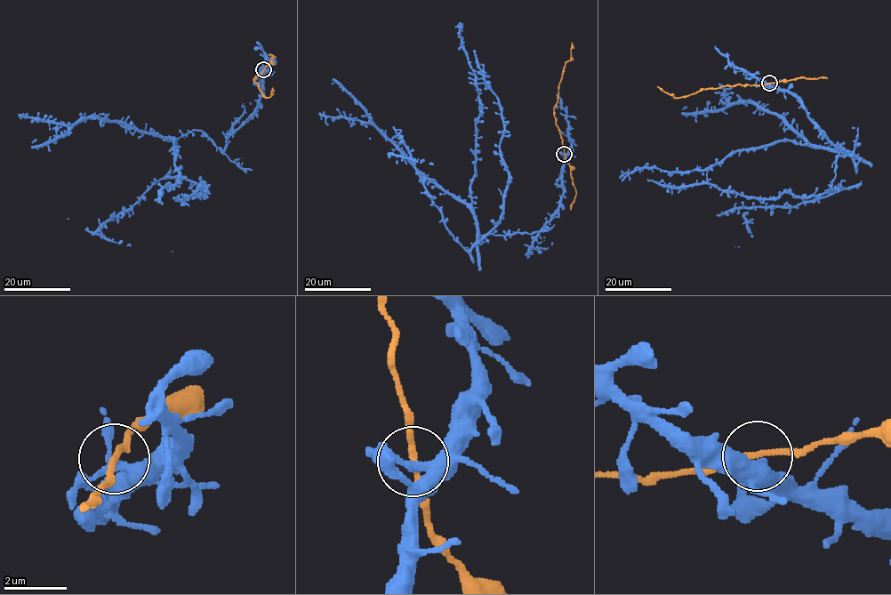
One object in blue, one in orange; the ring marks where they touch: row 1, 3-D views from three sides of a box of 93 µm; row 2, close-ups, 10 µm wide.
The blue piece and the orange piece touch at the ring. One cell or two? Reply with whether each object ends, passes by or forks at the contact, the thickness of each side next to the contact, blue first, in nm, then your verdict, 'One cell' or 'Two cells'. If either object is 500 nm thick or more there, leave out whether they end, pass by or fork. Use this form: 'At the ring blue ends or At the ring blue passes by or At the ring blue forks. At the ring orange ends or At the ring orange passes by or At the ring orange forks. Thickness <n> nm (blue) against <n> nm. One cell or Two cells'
At the ring blue passes by. At the ring orange passes by. Thickness 320 nm (blue) against 170 nm. One cell

